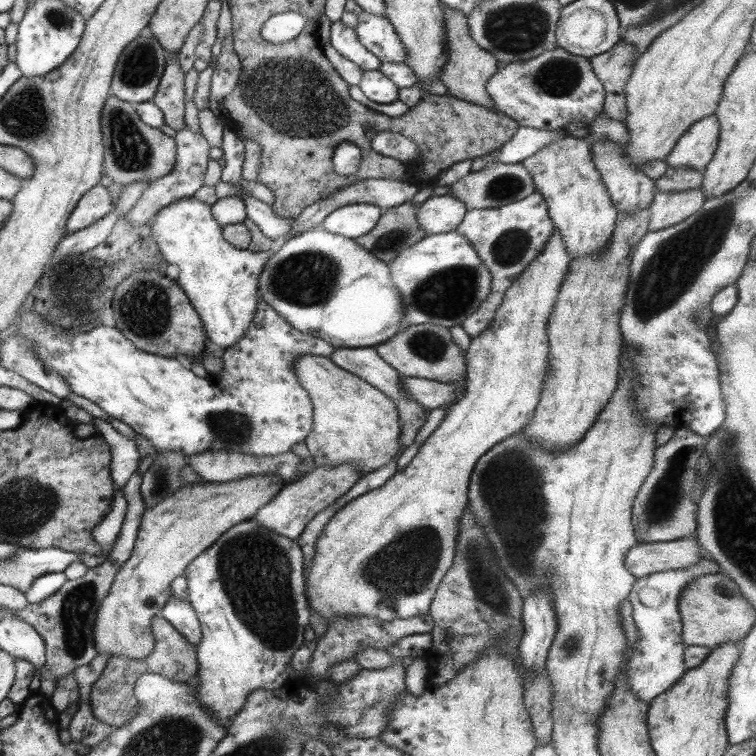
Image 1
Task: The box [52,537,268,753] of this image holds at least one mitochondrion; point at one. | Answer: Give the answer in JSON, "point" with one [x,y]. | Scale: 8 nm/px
{"point":[76,610]}

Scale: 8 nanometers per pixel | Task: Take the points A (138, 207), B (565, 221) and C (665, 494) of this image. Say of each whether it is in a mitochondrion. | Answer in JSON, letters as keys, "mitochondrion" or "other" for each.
{"A":"other","B":"other","C":"mitochondrion"}

